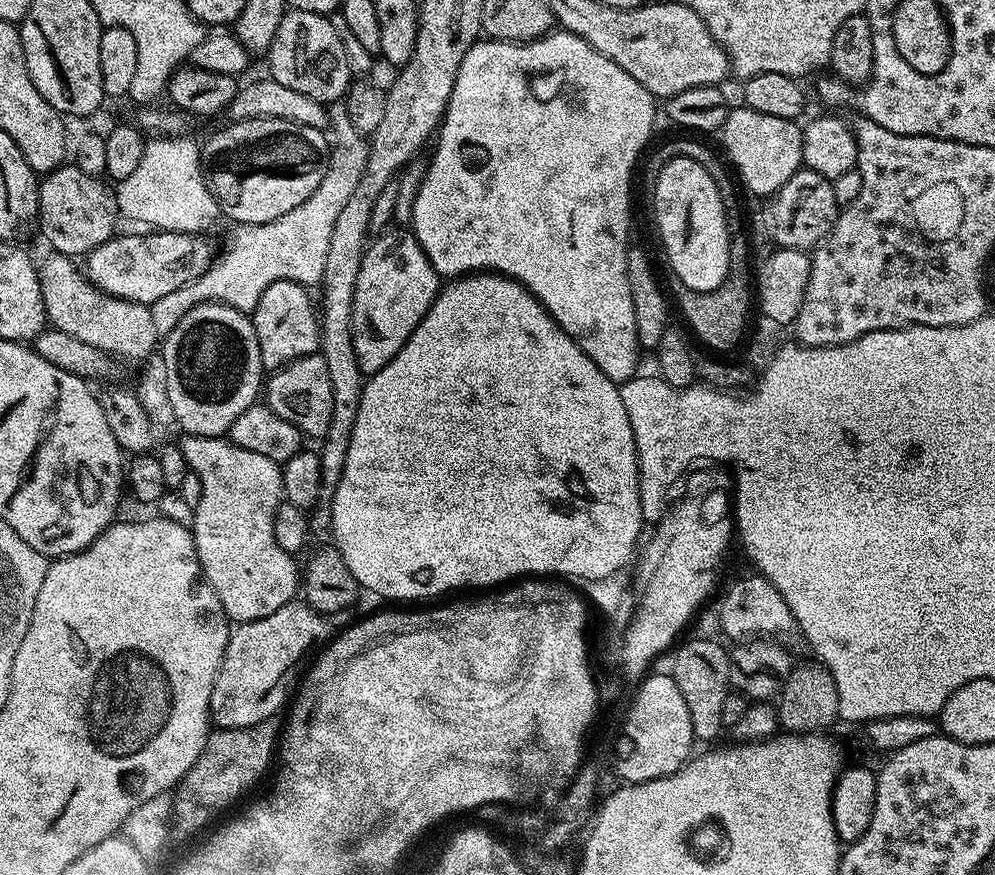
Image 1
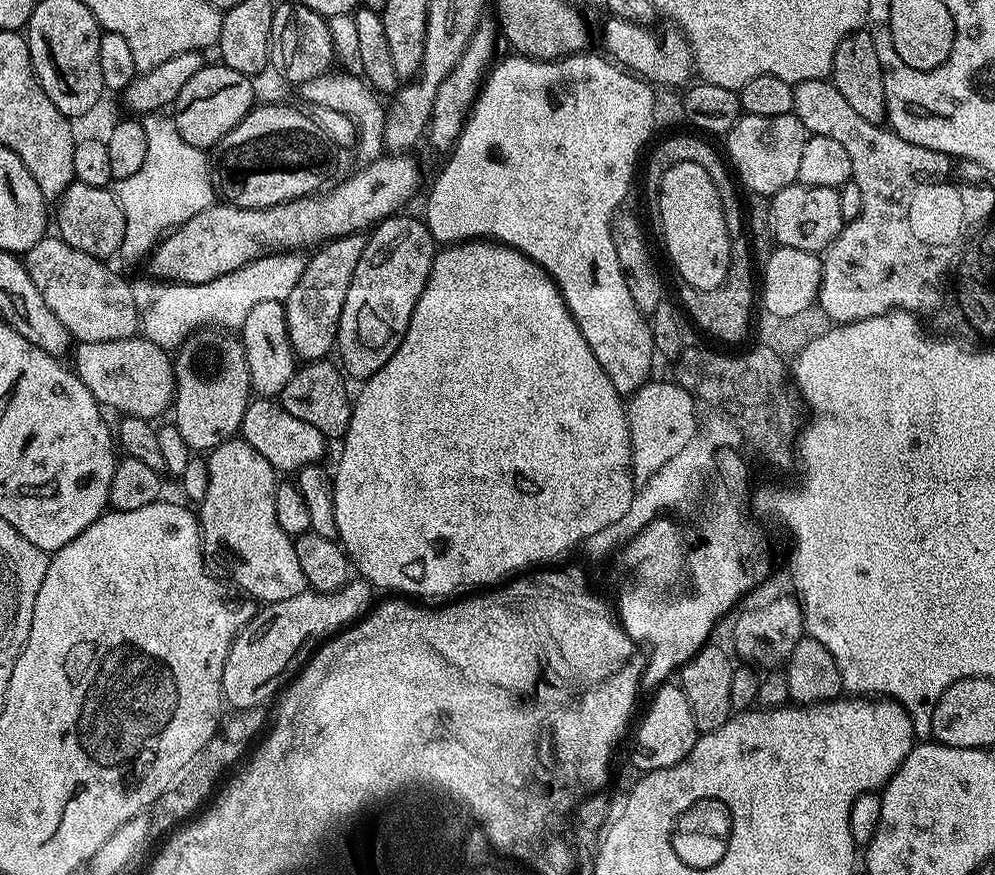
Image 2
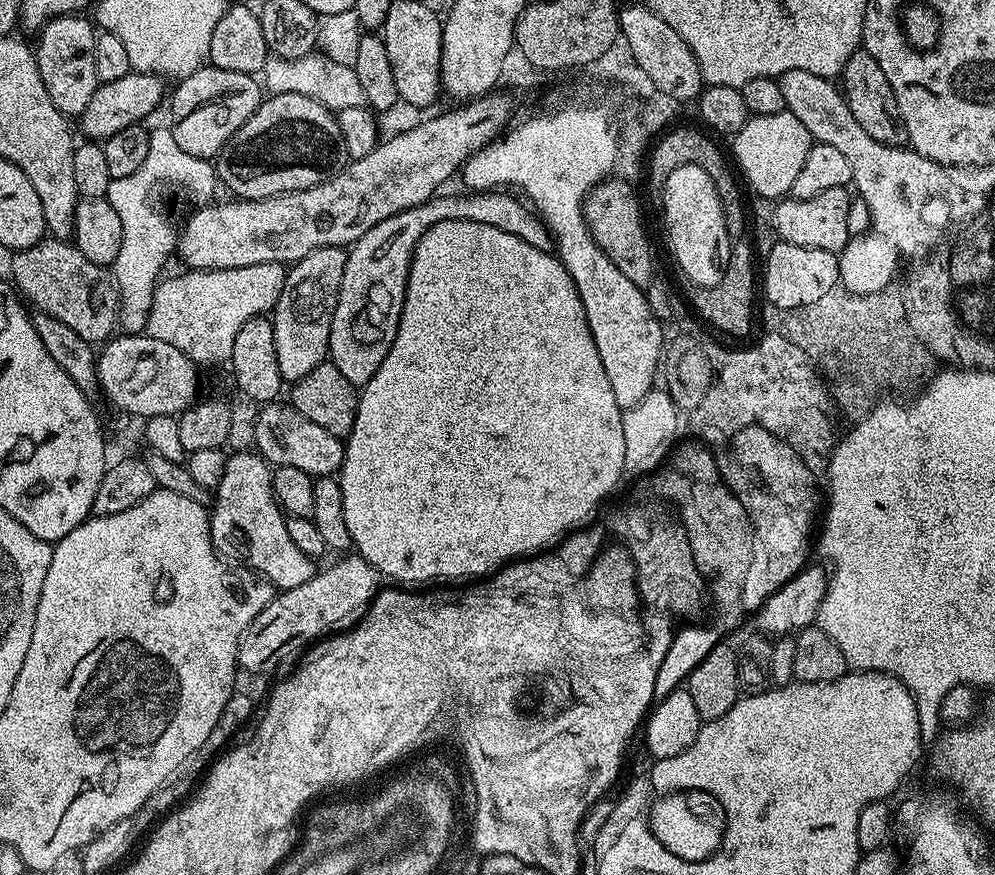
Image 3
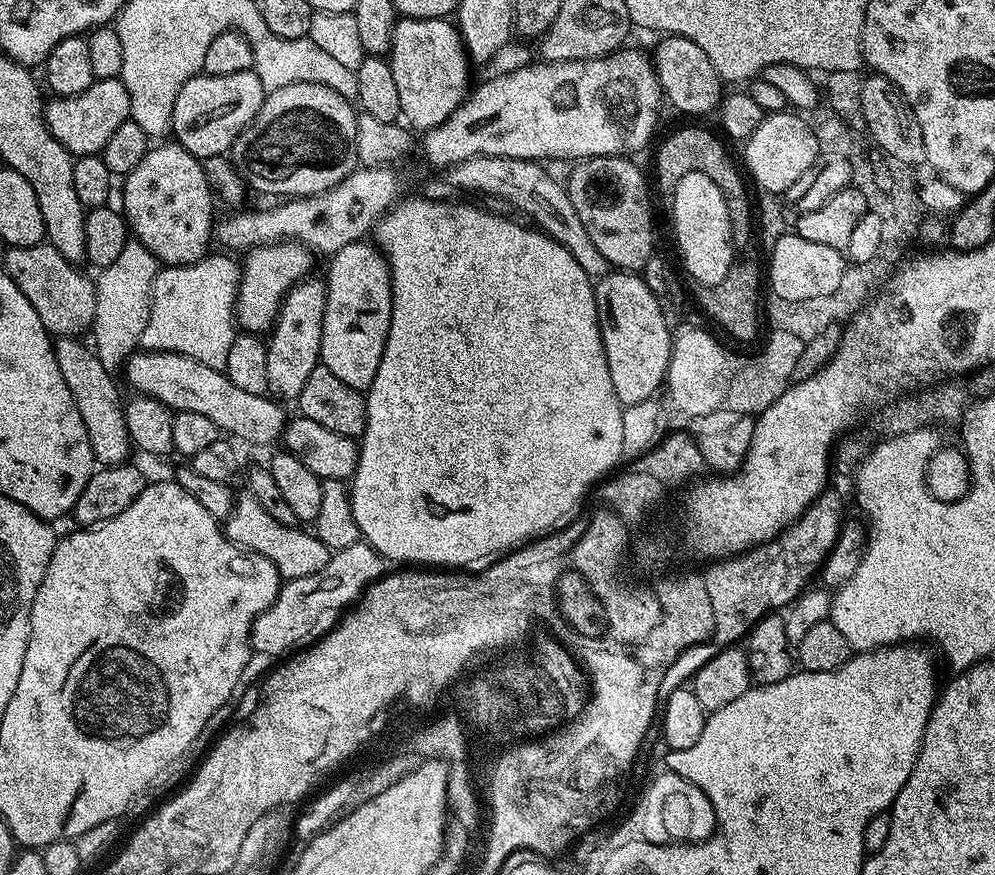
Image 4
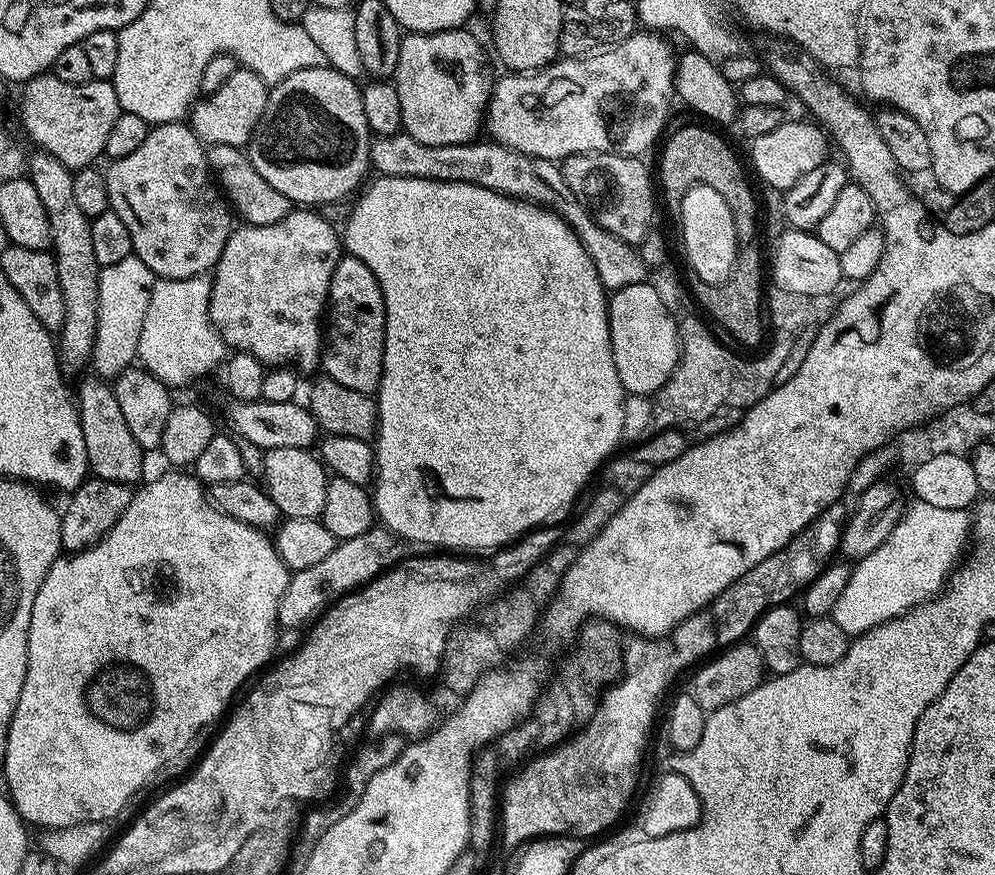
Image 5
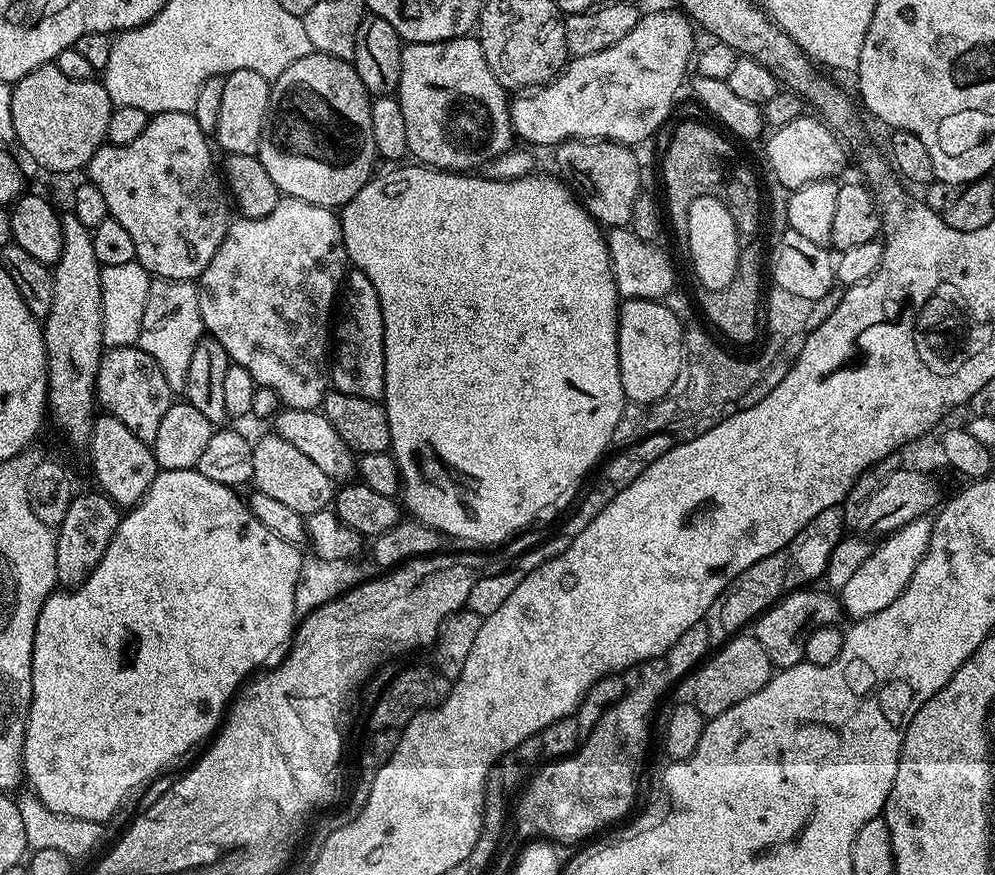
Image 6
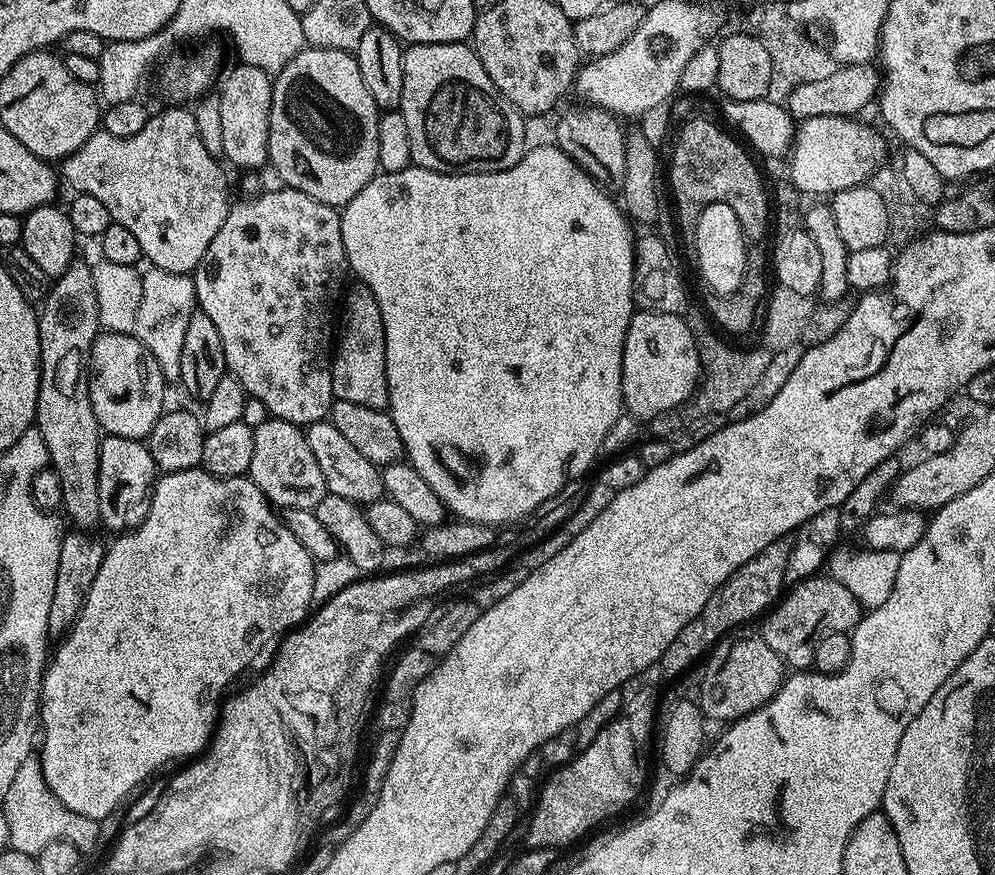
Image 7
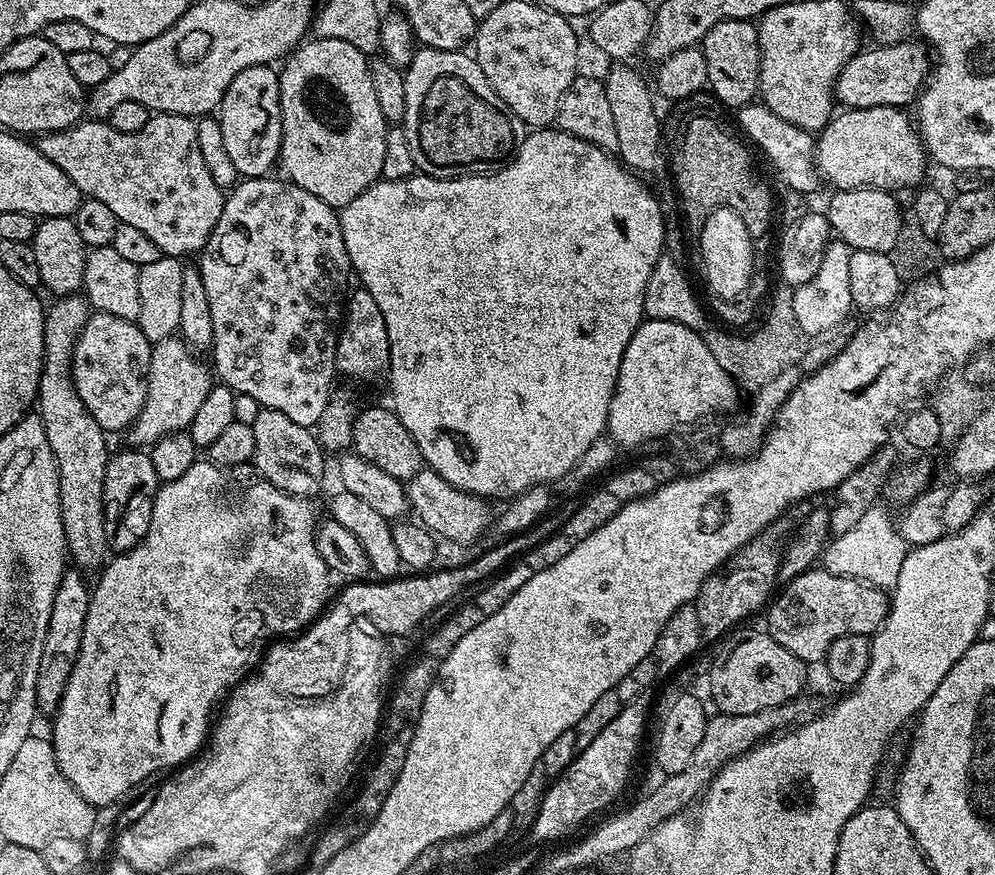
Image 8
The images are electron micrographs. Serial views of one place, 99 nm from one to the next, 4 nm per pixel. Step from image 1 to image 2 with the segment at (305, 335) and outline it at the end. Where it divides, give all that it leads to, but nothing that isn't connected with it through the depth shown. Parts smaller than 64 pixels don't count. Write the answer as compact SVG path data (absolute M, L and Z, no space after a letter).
M278 300L258 302L258 306L246 314L246 322L240 325L238 335L244 344L246 366L250 366L248 383L251 391L260 398L279 397L298 367L298 357L288 331L288 313L284 311L283 303Z

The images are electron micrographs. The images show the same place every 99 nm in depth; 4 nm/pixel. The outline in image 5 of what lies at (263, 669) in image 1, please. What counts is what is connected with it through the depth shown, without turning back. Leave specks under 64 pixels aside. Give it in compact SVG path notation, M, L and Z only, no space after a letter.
M373 526L366 530L366 534L358 534L358 538L339 541L336 549L326 554L322 562L289 575L288 585L282 594L276 615L279 627L284 629L296 628L304 623L307 625L317 613L327 609L340 597L355 593L364 585L371 584L377 576L395 568L405 559L404 548L405 541L383 526Z

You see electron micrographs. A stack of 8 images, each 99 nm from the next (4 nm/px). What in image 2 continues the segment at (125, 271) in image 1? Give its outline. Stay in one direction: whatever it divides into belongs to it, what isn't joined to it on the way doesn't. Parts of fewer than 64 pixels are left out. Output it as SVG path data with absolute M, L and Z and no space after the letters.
M408 154L381 155L365 163L368 164L365 168L358 169L353 176L330 189L325 196L300 196L297 200L287 200L284 204L275 204L269 208L237 208L235 204L227 202L213 203L211 208L194 214L194 218L190 218L179 228L173 228L157 243L150 253L152 272L161 276L161 281L170 284L201 284L230 274L270 251L303 248L302 246L310 244L316 246L321 242L334 240L337 236L348 236L352 232L371 229L380 221L397 215L403 209L400 207L419 190L420 170L410 157Z

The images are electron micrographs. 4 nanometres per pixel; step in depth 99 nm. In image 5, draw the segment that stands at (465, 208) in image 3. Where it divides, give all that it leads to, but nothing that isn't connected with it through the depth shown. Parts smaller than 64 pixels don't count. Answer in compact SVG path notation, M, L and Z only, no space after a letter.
M341 255L330 278L326 308L326 339L322 344L322 368L346 390L375 393L384 369L384 327L386 313L382 290L366 262Z

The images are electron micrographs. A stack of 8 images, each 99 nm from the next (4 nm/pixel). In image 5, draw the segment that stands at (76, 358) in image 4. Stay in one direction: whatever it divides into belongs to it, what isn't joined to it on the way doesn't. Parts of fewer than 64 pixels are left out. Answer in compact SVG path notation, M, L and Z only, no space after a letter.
M103 378L91 379L82 381L80 389L74 392L80 410L82 438L86 438L86 458L91 475L97 480L139 485L145 451L138 446L134 434L130 434L130 426L126 426L113 385Z

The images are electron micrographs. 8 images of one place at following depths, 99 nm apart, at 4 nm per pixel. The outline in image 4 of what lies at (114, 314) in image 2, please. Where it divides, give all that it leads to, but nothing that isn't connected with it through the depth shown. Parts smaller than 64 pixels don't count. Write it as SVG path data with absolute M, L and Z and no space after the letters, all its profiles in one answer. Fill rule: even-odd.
M41 242L34 246L9 247L4 256L3 271L26 294L26 302L38 310L42 326L53 337L79 337L92 326L96 313L96 286L93 277L87 276L73 261L62 258L53 244ZM84 332L84 333L80 333Z

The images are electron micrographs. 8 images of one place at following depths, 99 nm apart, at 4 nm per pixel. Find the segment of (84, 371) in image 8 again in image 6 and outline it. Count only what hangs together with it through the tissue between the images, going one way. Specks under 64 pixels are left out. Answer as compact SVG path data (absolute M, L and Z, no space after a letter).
M139 346L107 349L100 357L95 390L99 407L107 415L118 418L130 434L149 446L154 444L158 426L174 403L174 393L170 382L166 382L166 374L162 374L158 362Z

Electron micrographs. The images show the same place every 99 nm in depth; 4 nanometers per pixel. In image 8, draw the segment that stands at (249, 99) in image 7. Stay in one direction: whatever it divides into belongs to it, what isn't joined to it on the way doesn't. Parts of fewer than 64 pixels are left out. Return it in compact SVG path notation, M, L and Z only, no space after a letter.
M259 64L250 66L230 82L218 109L218 119L226 154L234 162L234 170L241 177L266 176L280 159L282 142L282 106L280 105L280 77L275 67Z

